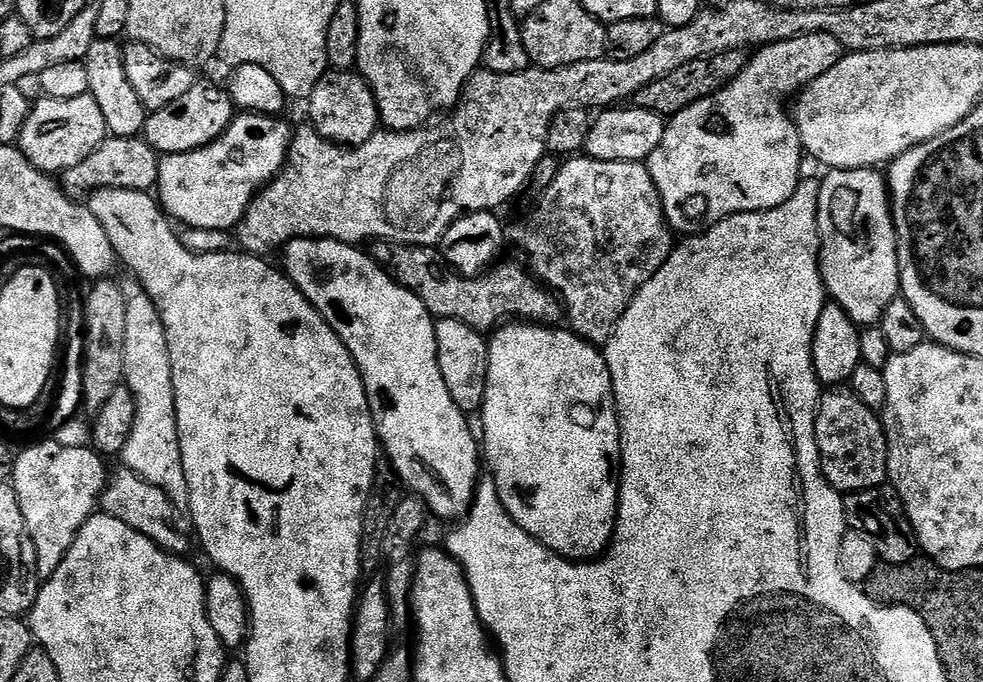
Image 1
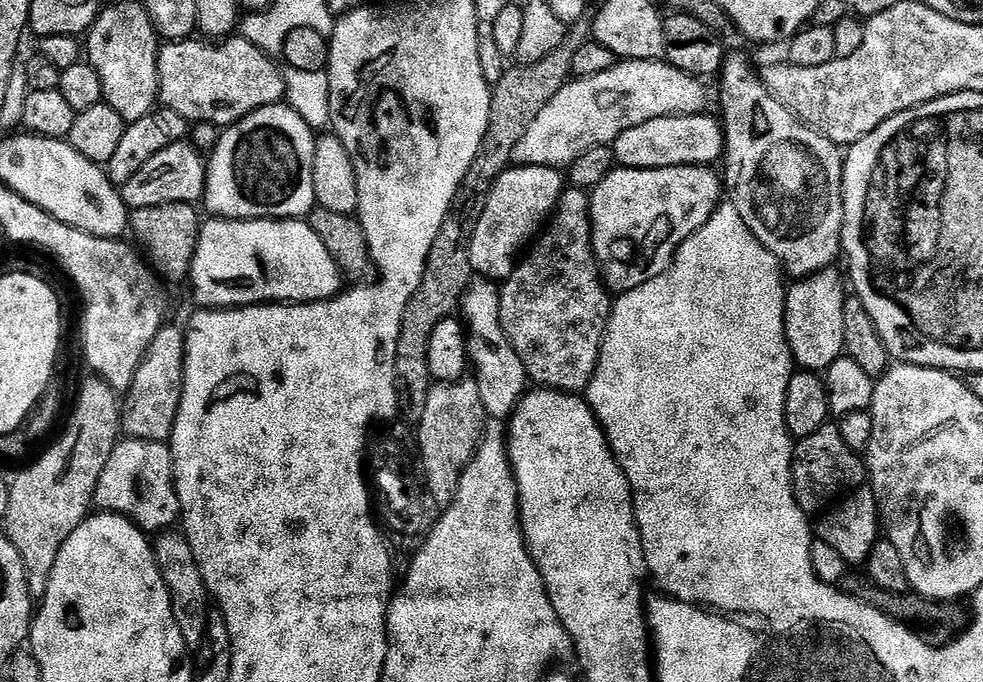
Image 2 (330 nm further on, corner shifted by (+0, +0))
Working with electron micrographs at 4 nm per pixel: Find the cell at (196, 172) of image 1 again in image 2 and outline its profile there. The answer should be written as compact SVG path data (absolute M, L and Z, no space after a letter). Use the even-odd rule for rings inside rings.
M287 103L271 104L262 110L254 110L254 114L246 114L237 124L231 124L229 128L223 129L219 133L219 140L207 157L208 177L204 187L203 207L209 208L211 215L225 220L294 220L307 217L313 208L317 207L316 195L314 194L314 150L316 149L316 136L314 129L306 122Z

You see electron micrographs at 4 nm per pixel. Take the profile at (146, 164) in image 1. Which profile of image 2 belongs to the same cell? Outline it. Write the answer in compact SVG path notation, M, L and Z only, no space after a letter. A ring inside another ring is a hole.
M181 142L174 146L166 146L166 150L158 150L142 170L130 178L120 188L120 197L128 209L160 206L162 203L188 203L195 205L203 201L204 187L208 177L208 165L202 155L192 142Z

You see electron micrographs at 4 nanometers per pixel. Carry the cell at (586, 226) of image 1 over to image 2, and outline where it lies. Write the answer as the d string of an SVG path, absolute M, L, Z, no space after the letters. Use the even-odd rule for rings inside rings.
M565 187L546 227L500 288L502 330L522 358L529 381L541 388L583 393L594 378L613 303L592 249L589 193Z

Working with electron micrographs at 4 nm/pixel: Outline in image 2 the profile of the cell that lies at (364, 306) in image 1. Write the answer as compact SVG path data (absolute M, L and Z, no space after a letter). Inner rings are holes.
M208 218L200 225L197 250L194 254L190 275L192 292L201 309L246 308L254 304L287 302L312 304L316 300L331 300L342 291L342 273L330 258L322 238L314 234L312 227L303 219L294 220L225 220Z

